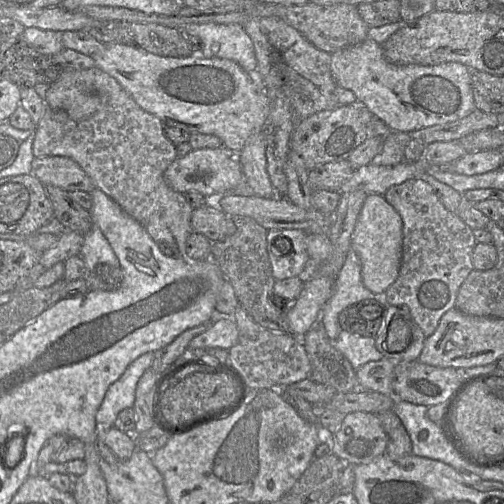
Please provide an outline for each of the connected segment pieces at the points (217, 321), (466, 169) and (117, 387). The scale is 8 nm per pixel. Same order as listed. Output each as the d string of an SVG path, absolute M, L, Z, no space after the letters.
M216 317L209 322L208 328L201 334L195 336L189 349L211 349L221 348L229 350L239 340L238 328L230 317Z
M484 150L467 153L453 163L439 168L471 176L497 170L502 165L503 159L499 150Z
M148 352L139 356L134 360L121 375L107 390L103 402L96 414L96 422L101 429L108 429L114 426L117 415L126 408L134 406L136 386L142 375L150 369L154 359L154 353Z

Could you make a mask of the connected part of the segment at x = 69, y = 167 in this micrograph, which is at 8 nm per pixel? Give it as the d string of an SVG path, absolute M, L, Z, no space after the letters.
M49 156L35 158L31 174L43 185L53 185L69 193L92 192L95 185L81 166L71 158Z

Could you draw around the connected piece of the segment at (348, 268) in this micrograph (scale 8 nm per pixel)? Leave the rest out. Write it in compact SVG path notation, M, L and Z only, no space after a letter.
M350 247L344 265L335 279L333 292L317 318L317 321L323 324L329 339L335 341L343 331L339 324L340 313L354 304L369 299L388 306L385 293L375 294L363 285L360 260Z

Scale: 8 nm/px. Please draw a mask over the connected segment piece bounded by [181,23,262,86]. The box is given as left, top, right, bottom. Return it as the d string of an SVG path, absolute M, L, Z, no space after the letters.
M188 24L181 31L202 40L203 49L196 54L204 58L232 60L262 86L253 42L241 24Z

